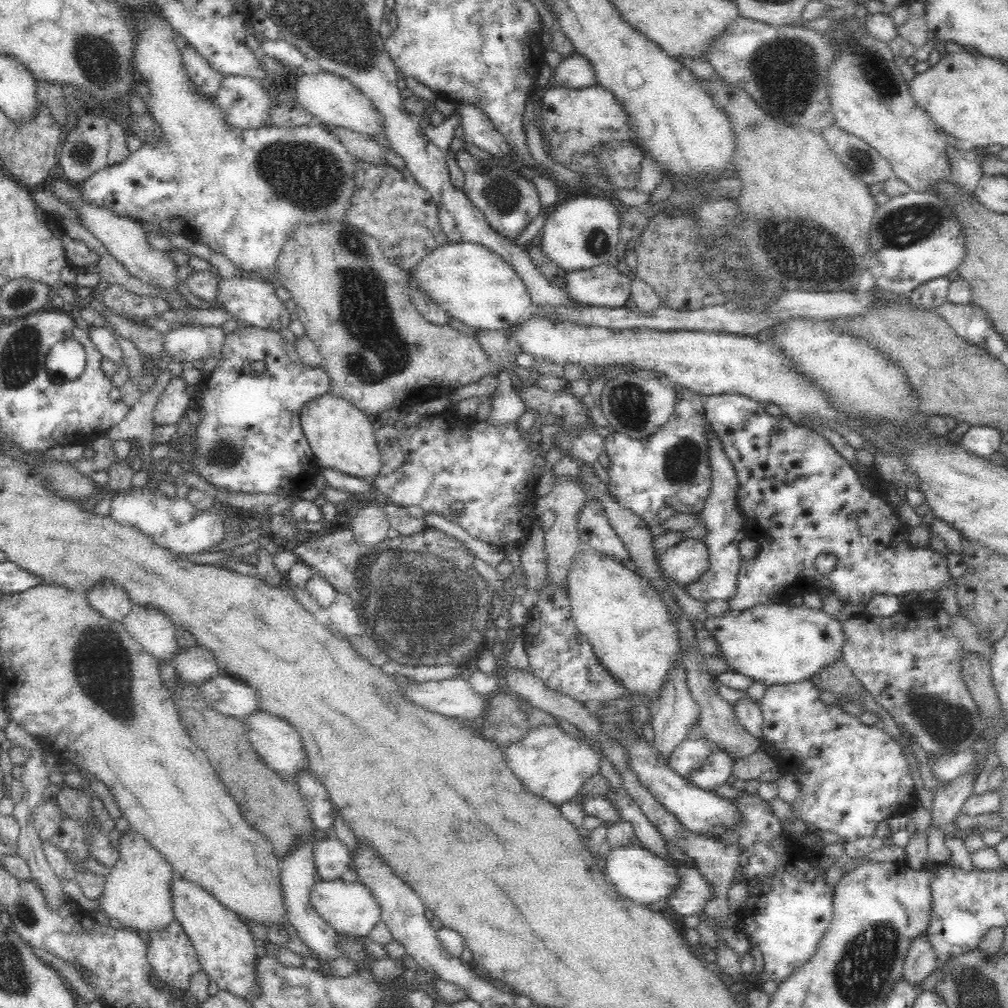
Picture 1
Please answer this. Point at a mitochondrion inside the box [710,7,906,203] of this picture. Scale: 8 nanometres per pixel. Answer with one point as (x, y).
(786, 69)

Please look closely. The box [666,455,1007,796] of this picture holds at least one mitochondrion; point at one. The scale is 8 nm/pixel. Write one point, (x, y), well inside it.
(945, 723)

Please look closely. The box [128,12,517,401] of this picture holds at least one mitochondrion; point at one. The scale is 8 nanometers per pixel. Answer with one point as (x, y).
(383, 352)

